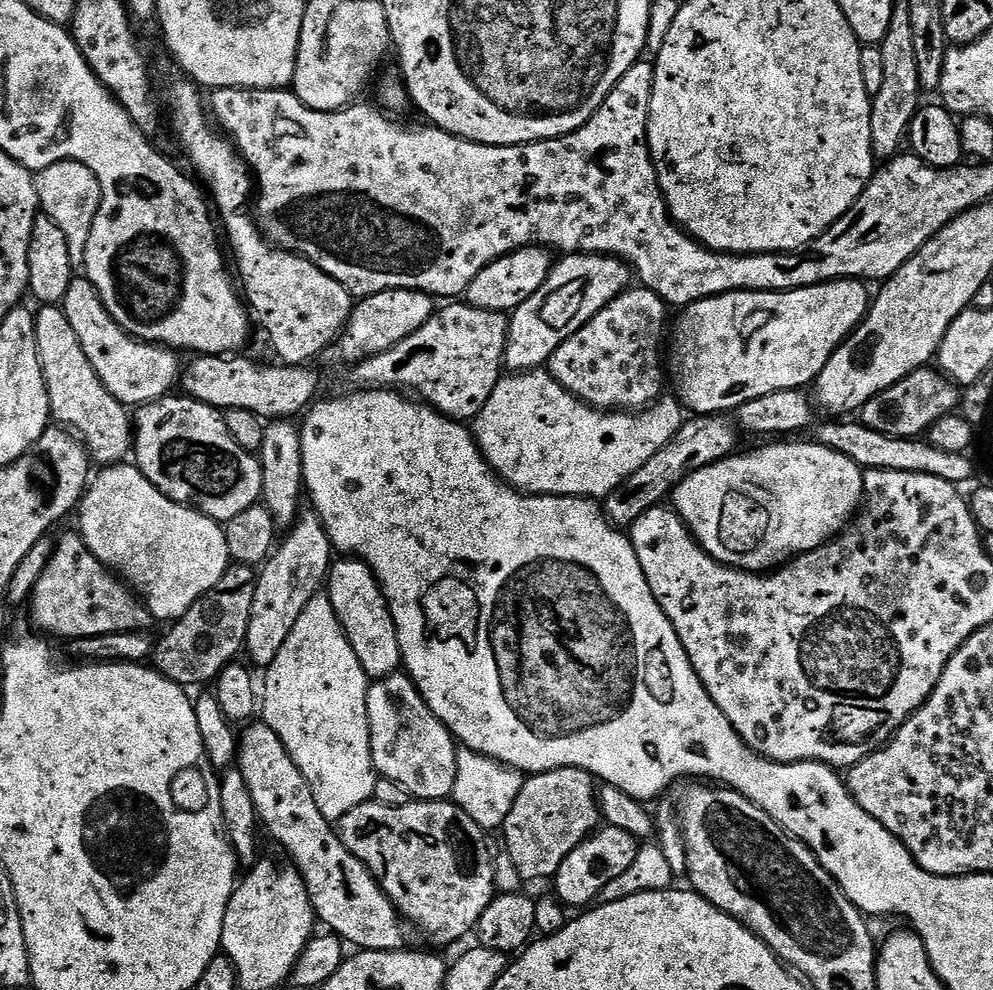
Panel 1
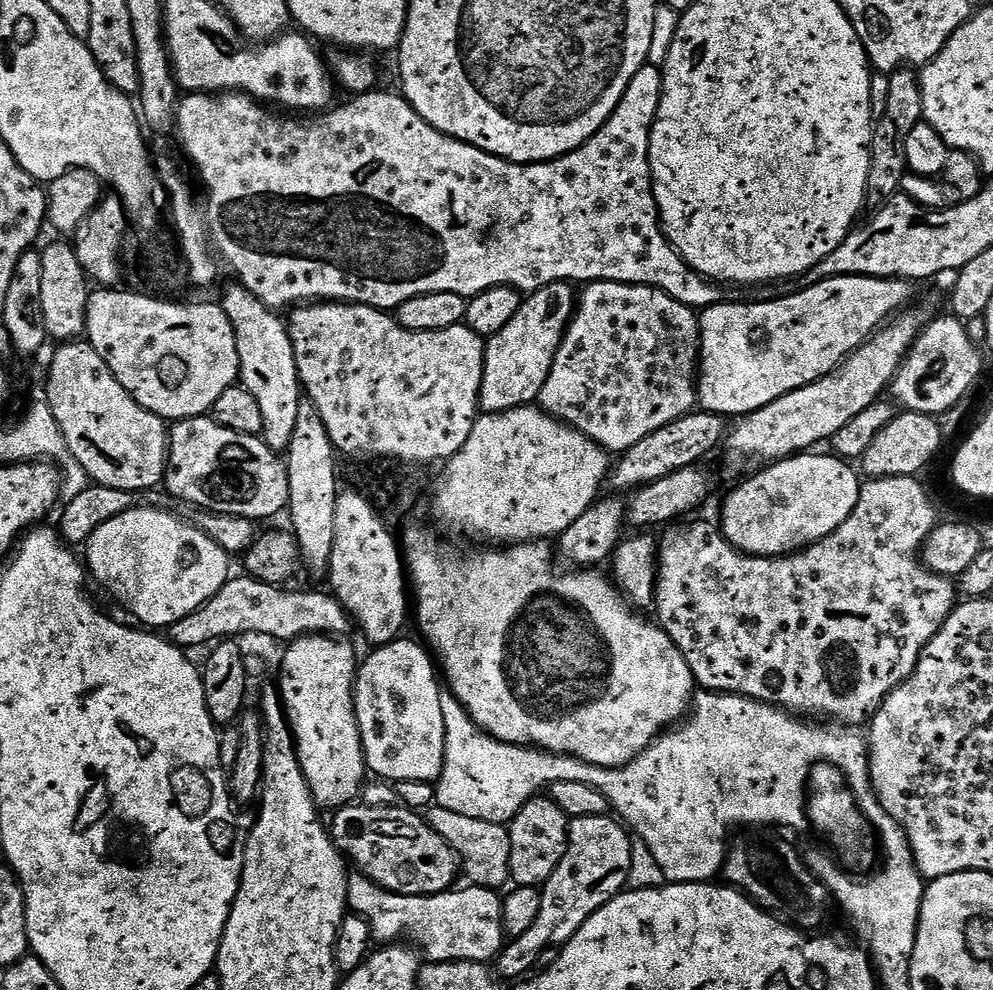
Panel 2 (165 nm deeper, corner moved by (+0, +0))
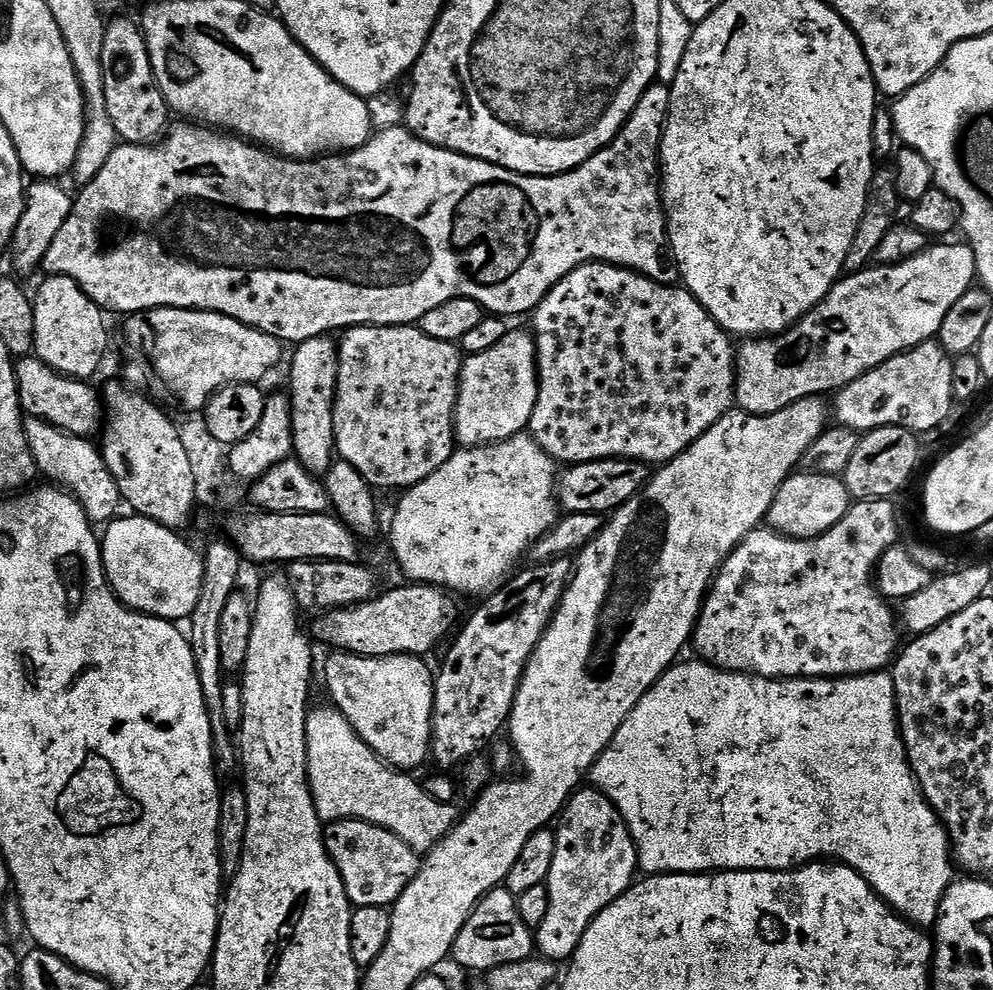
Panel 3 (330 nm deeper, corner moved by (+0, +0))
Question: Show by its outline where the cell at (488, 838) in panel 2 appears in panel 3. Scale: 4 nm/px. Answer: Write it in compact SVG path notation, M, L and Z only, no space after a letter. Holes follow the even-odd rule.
M334 706L328 708L313 707L308 713L306 738L308 739L308 788L314 798L316 812L321 821L334 820L365 820L379 828L390 830L406 842L418 854L427 854L435 848L458 819L455 803L439 804L424 789L418 779L411 780L409 773L404 770L389 768L384 761L378 759L374 750L362 742L362 738L350 726L350 722Z

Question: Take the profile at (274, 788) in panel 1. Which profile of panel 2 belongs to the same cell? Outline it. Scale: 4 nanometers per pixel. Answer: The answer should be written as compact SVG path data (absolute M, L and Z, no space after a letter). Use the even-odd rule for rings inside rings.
M359 870L353 871L347 879L347 907L355 915L366 918L377 941L411 942L425 957L428 955L427 959L433 964L451 960L492 962L506 947L499 891L456 886L437 896L400 896L386 891Z

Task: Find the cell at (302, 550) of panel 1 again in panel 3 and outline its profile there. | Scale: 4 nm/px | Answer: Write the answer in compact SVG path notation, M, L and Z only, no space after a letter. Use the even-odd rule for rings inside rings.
M331 335L306 338L306 342L291 349L292 365L288 368L288 389L286 395L292 406L292 451L294 459L309 472L311 476L322 478L337 459L336 439L334 438L334 402L338 386L340 369L340 349Z

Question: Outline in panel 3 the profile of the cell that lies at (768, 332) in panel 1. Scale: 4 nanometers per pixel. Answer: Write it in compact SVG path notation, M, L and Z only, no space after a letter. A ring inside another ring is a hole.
M952 242L933 243L936 244L933 248L932 245L925 247L923 252L901 260L898 264L869 266L862 272L853 272L845 275L836 281L835 286L826 294L826 298L822 298L822 302L818 302L818 306L814 306L810 309L797 324L793 324L792 327L785 330L785 332L780 333L778 336L745 339L743 343L741 343L744 345L739 345L736 354L735 403L738 405L739 411L746 412L749 416L765 416L766 414L774 414L778 410L782 410L786 406L790 406L794 402L798 402L807 396L823 397L825 395L824 392L835 394L850 382L854 382L858 378L865 376L870 370L882 366L882 362L894 358L898 353L908 352L922 342L939 337L942 322L946 319L946 314L950 314L950 306L954 306L954 302L958 302L958 298L962 298L962 294L966 294L969 288L973 287L974 281L977 279L975 256L972 253L971 247L964 242L961 242L961 244L948 243Z

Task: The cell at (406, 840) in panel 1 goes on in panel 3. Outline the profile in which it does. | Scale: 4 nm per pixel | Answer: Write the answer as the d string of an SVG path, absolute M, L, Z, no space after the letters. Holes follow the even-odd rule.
M334 820L324 828L324 845L346 886L348 901L356 908L388 908L418 874L421 857L398 834L365 820Z

